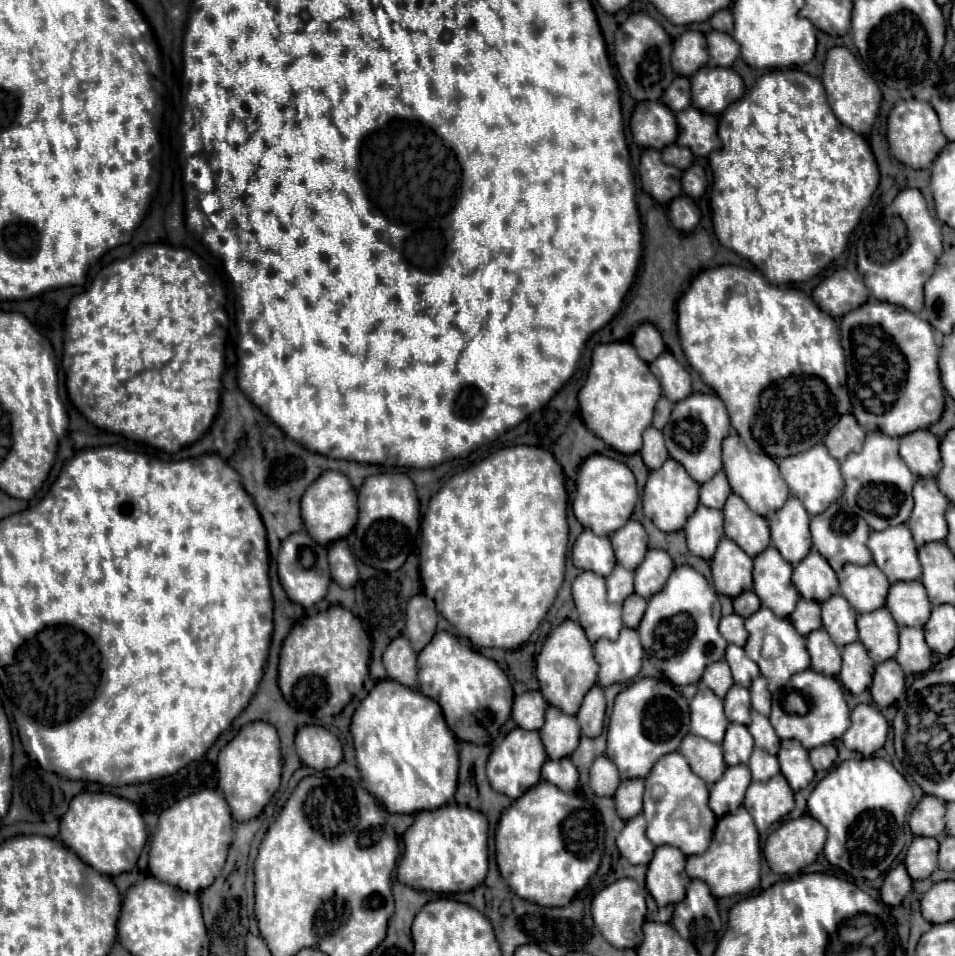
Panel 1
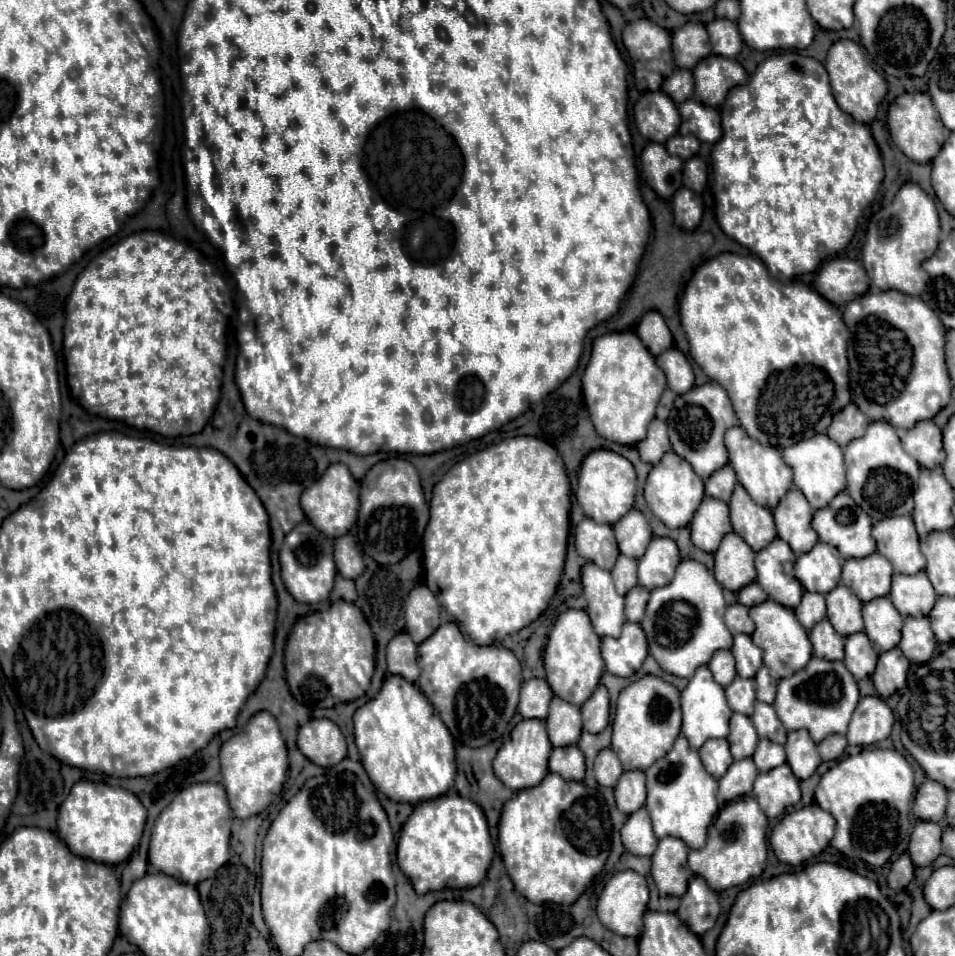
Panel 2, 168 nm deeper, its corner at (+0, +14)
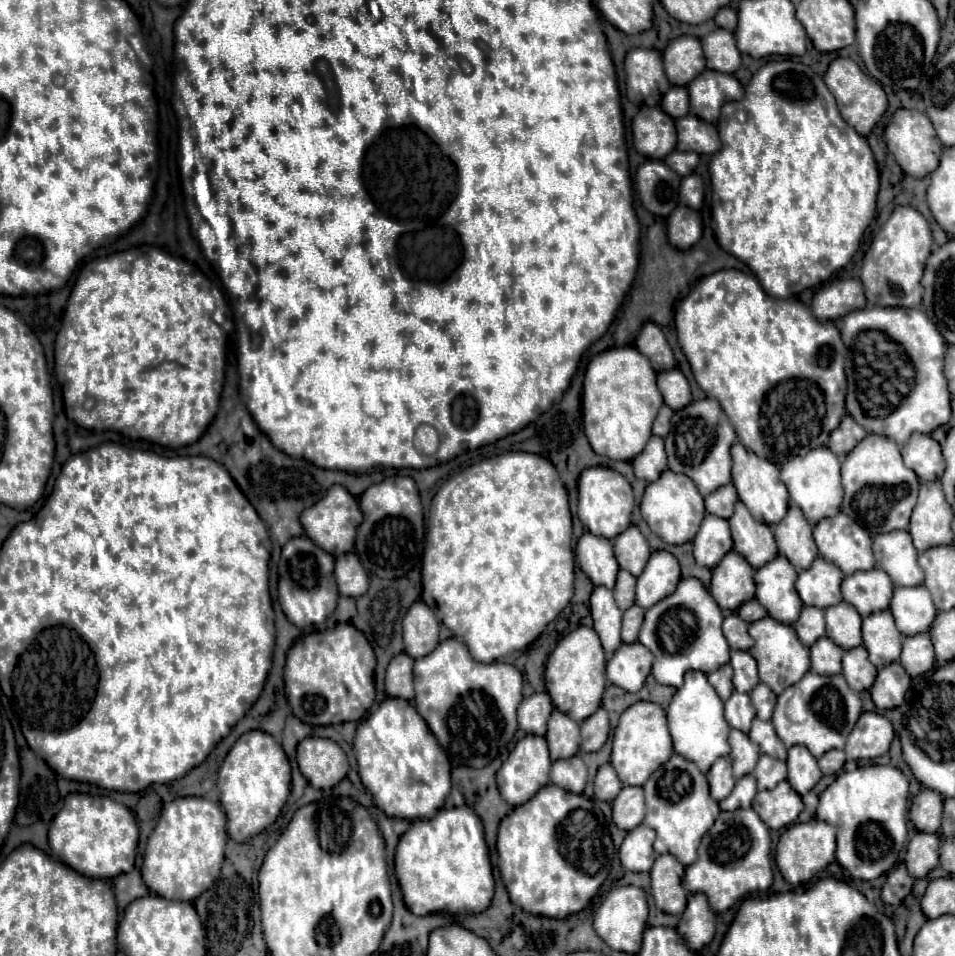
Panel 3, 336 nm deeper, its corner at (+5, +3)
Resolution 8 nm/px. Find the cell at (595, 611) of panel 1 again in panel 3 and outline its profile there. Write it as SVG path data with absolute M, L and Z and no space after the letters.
M597 586L591 594L591 616L593 616L593 628L599 634L603 648L607 656L619 648L621 642L621 616L623 612L617 608L613 590Z

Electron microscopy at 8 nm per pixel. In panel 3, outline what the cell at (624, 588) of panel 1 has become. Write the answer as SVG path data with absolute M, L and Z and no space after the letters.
M621 570L617 576L617 584L615 584L615 600L617 606L625 612L627 608L631 608L631 604L635 604L635 584L637 578L631 576L627 570Z

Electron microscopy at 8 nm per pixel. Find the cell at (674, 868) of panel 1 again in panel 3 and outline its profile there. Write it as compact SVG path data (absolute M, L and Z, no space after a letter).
M663 854L651 868L651 894L655 906L667 914L681 914L687 906L687 892L681 884L685 868L671 854Z

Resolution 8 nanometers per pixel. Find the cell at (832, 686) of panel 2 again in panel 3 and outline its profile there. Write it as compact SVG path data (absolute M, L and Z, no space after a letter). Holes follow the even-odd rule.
M807 672L799 682L787 688L779 698L773 712L773 726L787 748L791 744L803 744L815 758L823 756L831 748L843 748L845 740L861 716L861 698L843 680L843 674L819 676ZM791 708L797 708L797 716L791 720Z

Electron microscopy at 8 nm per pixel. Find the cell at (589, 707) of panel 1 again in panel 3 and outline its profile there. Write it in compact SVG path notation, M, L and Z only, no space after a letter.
M599 708L593 716L581 722L581 750L583 752L597 752L603 748L603 744L609 738L609 718L603 708Z

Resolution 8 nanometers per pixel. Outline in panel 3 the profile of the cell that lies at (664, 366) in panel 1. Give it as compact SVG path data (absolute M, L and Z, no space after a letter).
M679 368L667 370L667 372L659 372L657 374L657 386L663 394L665 404L671 410L679 410L685 408L691 402L691 390L689 390L689 382L683 376L683 372Z

